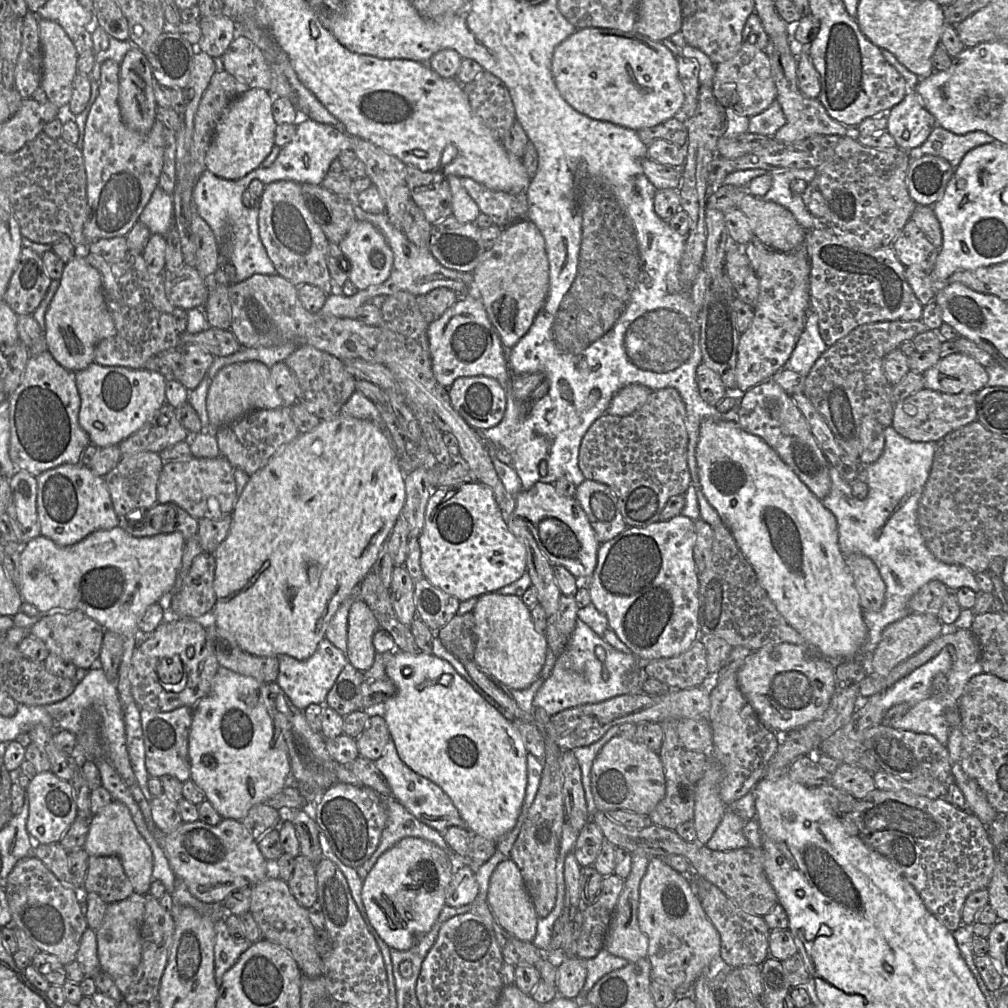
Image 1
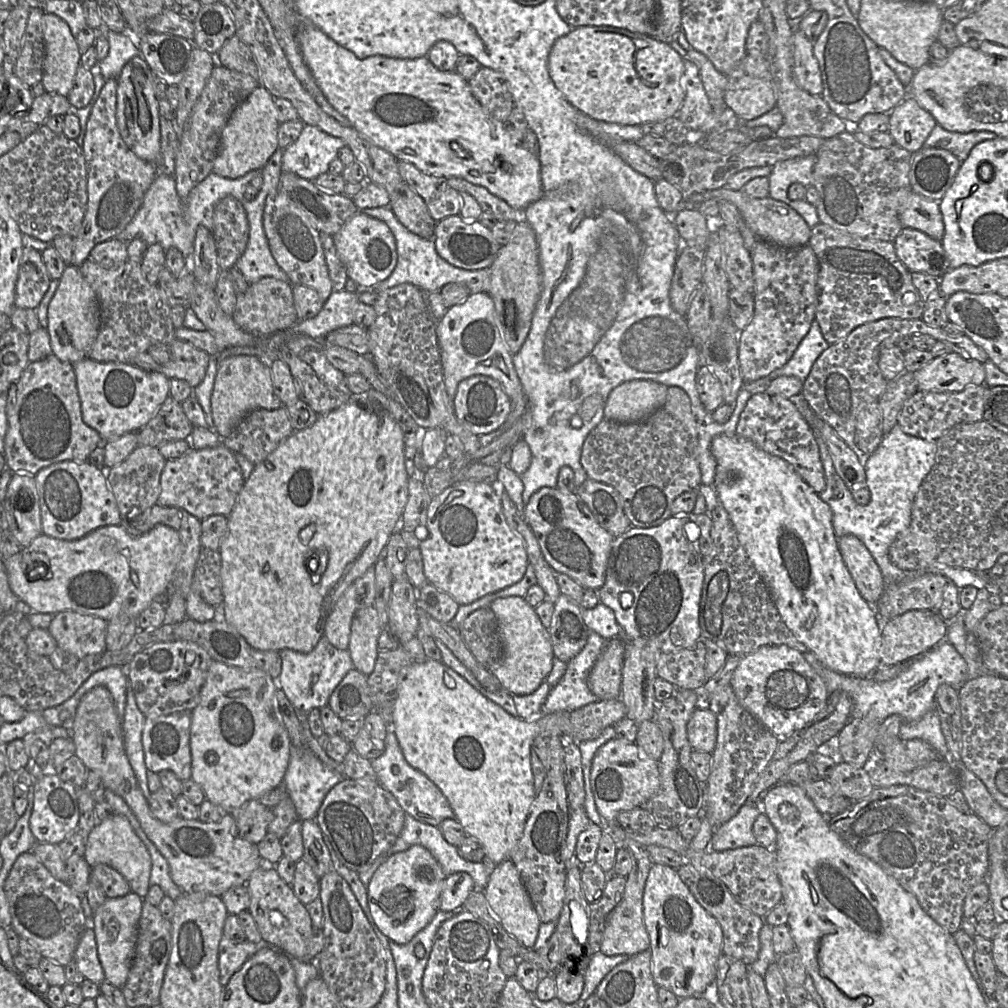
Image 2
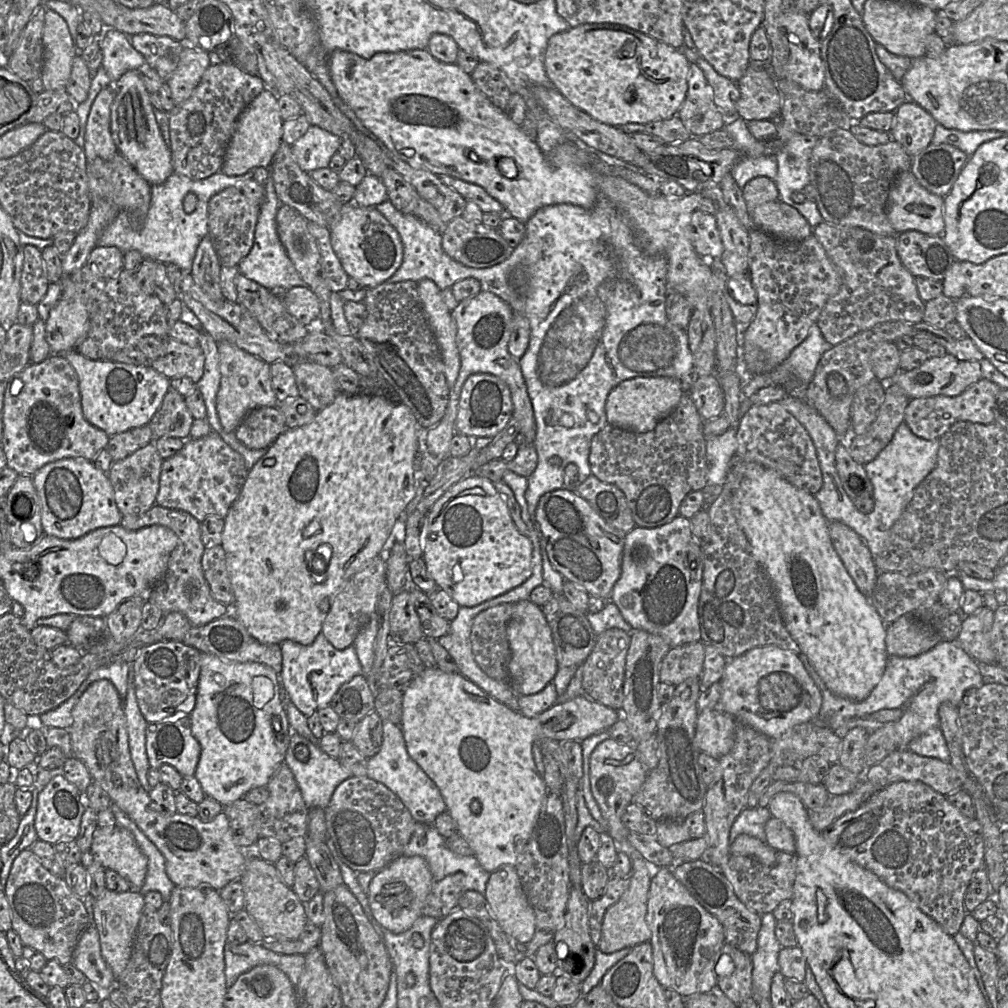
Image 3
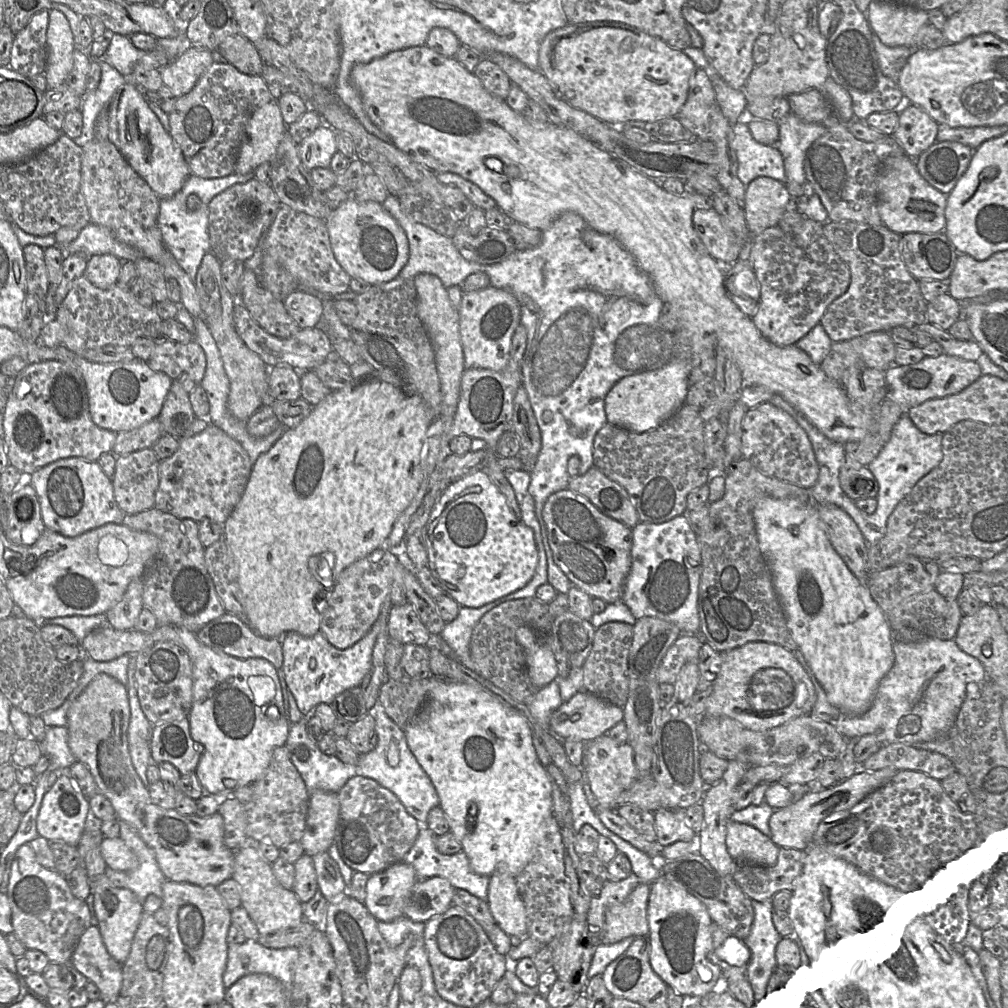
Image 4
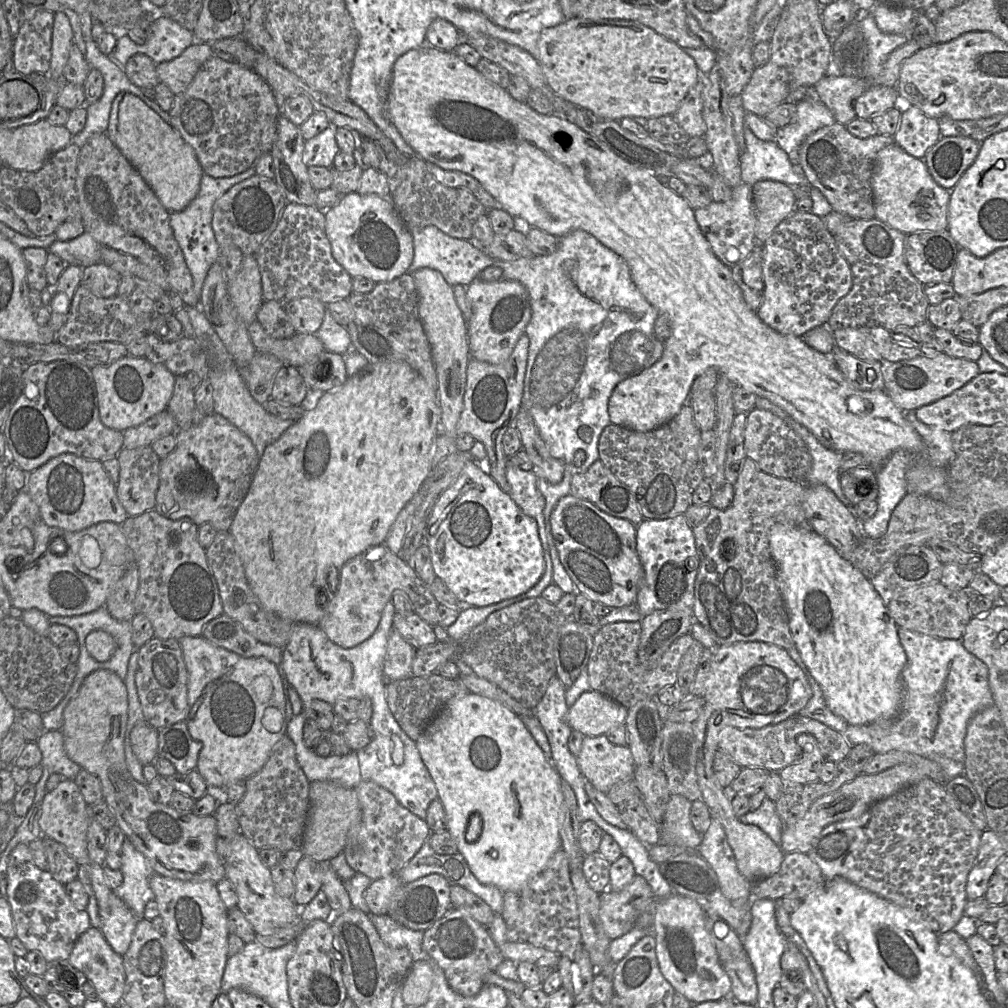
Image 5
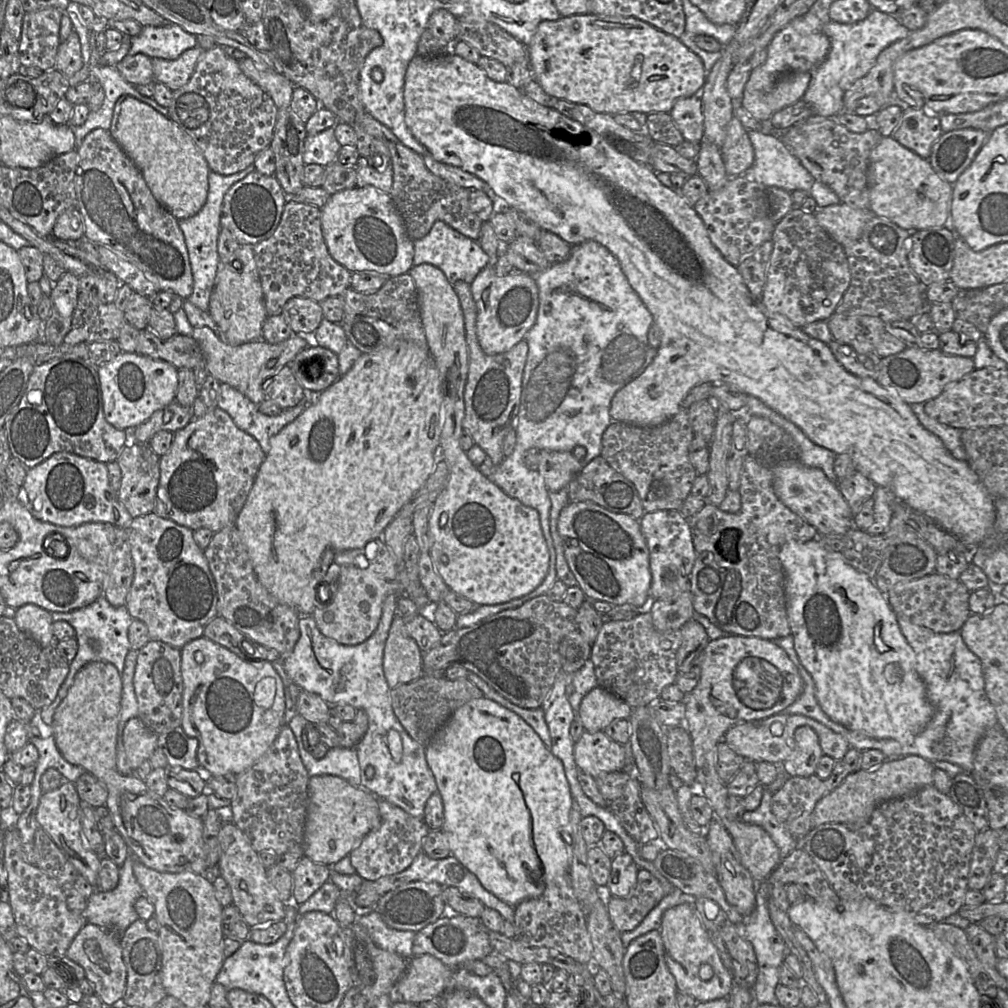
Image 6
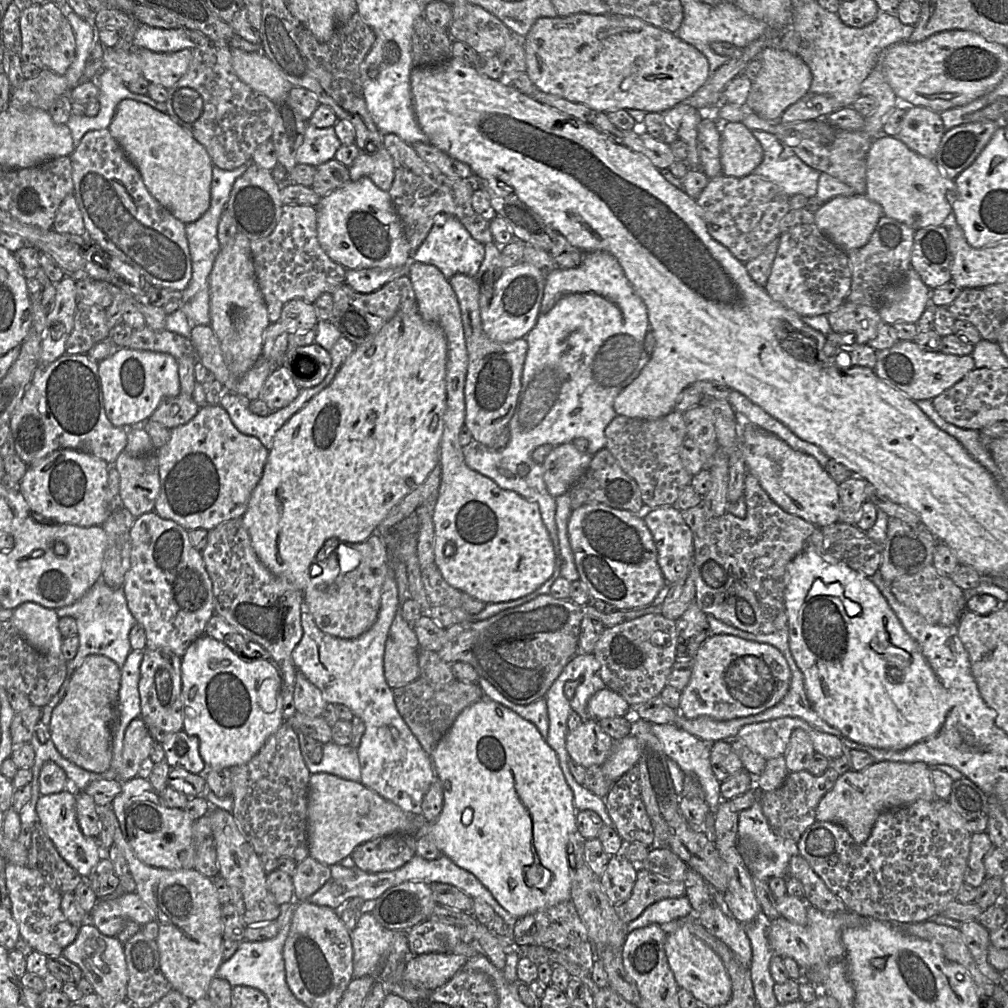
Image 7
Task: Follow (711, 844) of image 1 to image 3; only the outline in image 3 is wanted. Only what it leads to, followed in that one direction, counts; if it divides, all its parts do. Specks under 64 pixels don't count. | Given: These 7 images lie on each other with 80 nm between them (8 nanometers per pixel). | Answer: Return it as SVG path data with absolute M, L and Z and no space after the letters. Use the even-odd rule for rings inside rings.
M768 807L745 808L733 822L730 834L730 844L740 834L747 834L766 843L765 824L771 818Z

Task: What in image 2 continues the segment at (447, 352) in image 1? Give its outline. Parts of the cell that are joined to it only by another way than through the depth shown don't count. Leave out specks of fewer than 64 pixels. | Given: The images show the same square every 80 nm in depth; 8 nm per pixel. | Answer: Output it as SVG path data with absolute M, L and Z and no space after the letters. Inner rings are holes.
M473 293L462 303L450 307L444 317L437 321L436 333L441 354L444 383L448 396L454 401L459 383L475 375L489 376L497 380L510 399L524 393L522 384L513 365L510 353L502 333L502 325L495 309L492 297L488 293Z

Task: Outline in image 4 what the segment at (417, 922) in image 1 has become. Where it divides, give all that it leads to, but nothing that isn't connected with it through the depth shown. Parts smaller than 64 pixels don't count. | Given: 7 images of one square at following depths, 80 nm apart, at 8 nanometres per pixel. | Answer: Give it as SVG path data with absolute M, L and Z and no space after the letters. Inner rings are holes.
M405 861L395 863L370 876L365 907L378 921L391 922L400 918L411 889L418 881L413 866Z

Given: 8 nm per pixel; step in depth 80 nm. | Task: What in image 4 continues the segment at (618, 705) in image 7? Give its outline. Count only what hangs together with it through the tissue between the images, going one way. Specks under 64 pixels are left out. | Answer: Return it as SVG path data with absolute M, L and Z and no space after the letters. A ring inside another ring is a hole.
M585 690L576 693L564 702L550 720L551 730L561 739L578 739L584 743L593 741L607 734L608 731L624 719L624 709L597 697Z

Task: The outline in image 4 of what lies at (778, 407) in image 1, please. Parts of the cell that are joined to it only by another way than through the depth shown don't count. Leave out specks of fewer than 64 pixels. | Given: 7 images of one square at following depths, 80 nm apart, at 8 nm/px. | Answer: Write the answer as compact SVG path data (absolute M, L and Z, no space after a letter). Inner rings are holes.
M770 402L749 409L742 421L742 455L762 474L804 489L812 488L819 476L819 465L807 433L784 410Z

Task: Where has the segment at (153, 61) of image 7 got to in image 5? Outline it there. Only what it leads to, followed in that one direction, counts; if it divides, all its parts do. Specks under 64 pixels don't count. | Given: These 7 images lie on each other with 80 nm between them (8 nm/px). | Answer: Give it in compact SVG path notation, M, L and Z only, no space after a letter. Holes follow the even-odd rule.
M195 42L177 58L156 64L159 81L167 85L174 95L182 93L213 54L210 44Z

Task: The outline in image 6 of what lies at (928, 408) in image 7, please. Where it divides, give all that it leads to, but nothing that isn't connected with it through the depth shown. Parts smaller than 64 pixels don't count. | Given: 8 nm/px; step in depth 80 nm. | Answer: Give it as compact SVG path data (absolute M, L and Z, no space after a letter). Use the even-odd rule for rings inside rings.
M922 403L911 405L912 411L915 413L922 426L938 436L955 459L967 461L967 455L961 442L962 430L932 419L925 413L924 405L925 404Z

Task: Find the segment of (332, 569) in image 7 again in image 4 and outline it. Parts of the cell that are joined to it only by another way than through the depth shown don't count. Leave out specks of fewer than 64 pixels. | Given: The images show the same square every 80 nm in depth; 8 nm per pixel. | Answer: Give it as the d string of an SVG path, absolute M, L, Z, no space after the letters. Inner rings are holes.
M388 546L377 548L344 569L337 581L325 593L328 603L321 616L320 631L328 642L344 650L365 637L380 616L384 602L390 600L390 590L394 582L403 583L408 602L412 604L429 633L440 635L446 622L440 616L435 600L419 583L414 570L403 558L393 554Z

